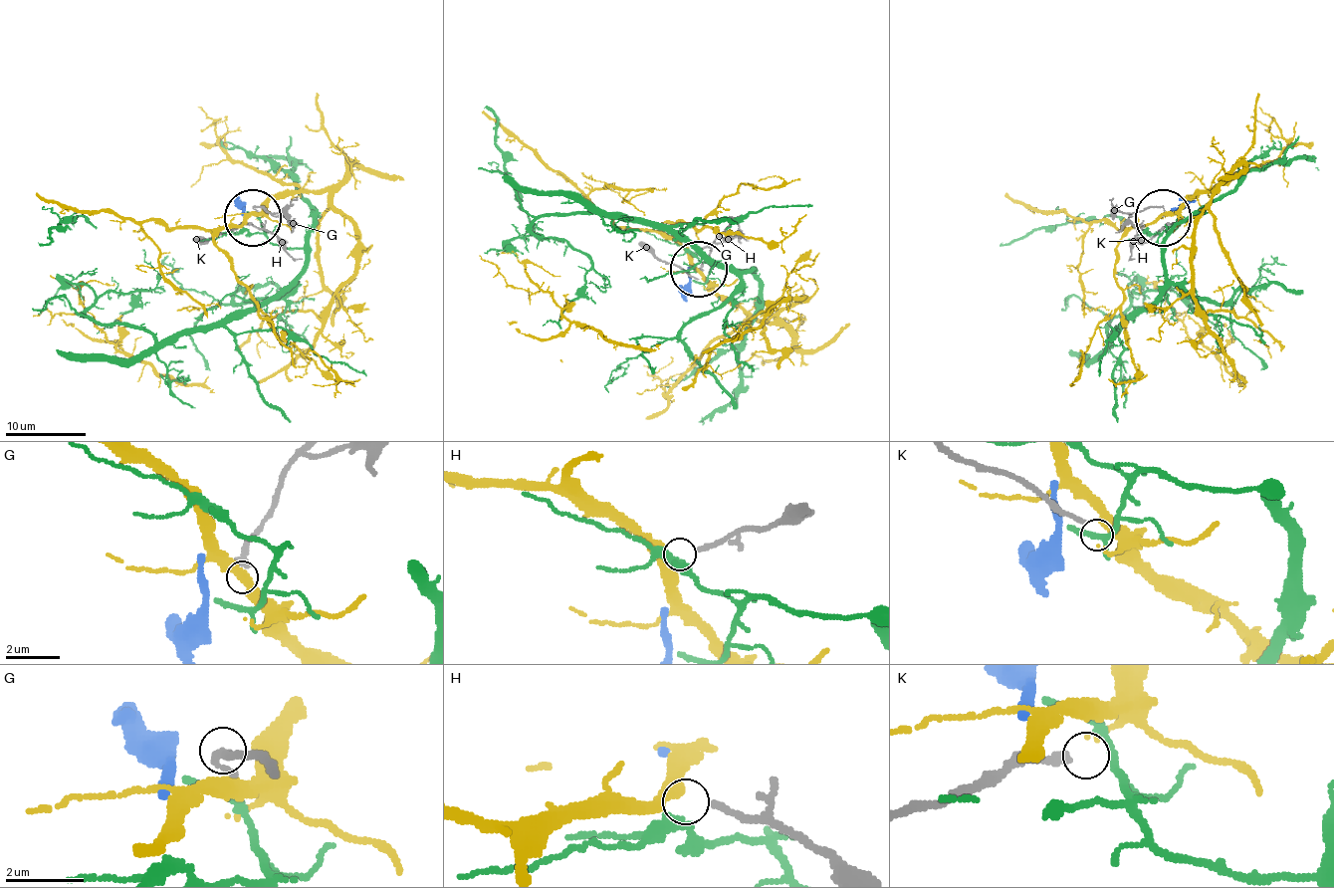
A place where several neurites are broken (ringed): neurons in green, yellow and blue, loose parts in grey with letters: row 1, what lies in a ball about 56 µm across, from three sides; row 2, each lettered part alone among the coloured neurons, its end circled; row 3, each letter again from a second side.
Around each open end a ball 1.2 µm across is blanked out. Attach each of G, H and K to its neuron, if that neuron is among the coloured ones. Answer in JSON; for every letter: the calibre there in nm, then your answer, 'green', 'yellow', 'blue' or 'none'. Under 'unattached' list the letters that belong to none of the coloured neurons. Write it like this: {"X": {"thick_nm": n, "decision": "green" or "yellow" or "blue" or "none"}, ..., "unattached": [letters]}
{"G": {"thick_nm": 240, "decision": "none"}, "H": {"thick_nm": 160, "decision": "yellow"}, "K": {"thick_nm": 180, "decision": "none"}, "unattached": ["G", "K"]}

